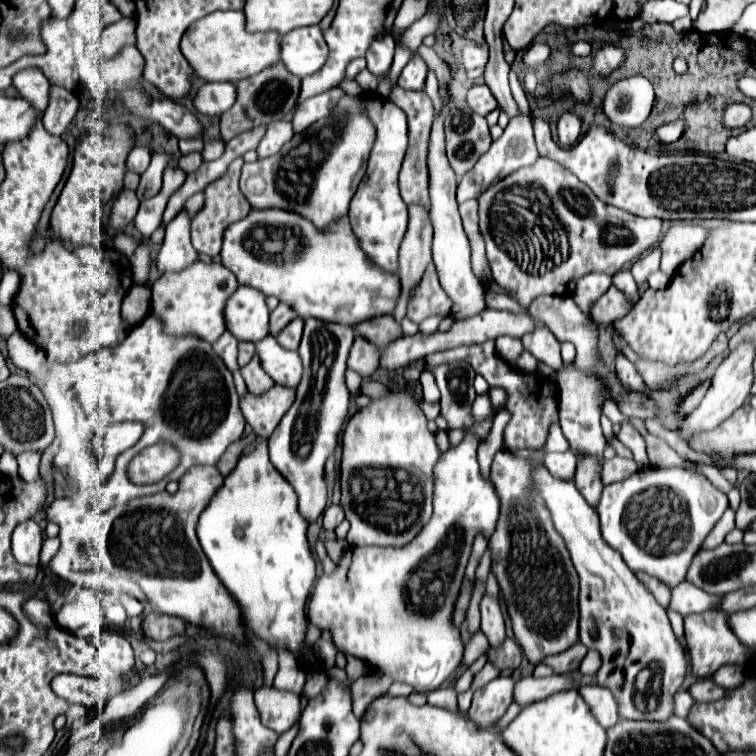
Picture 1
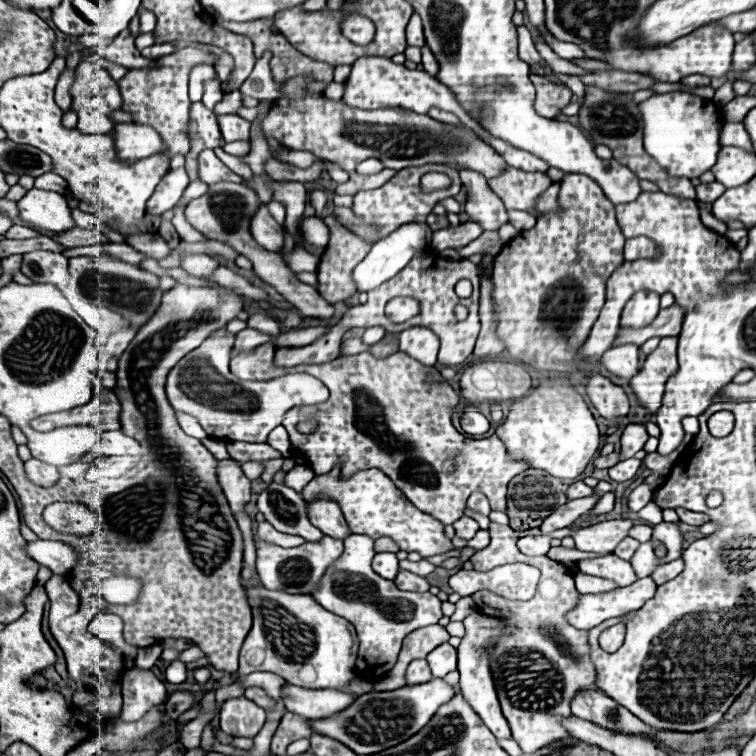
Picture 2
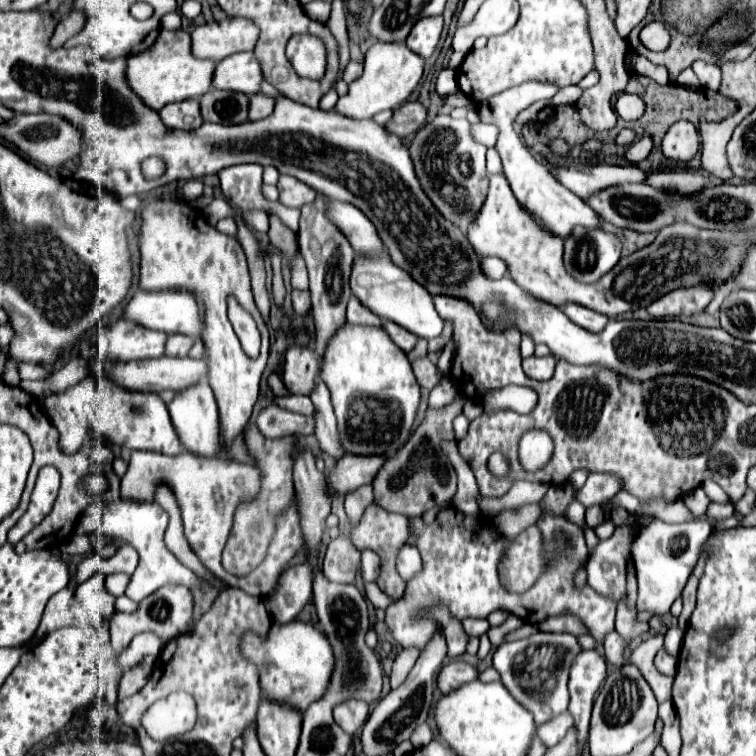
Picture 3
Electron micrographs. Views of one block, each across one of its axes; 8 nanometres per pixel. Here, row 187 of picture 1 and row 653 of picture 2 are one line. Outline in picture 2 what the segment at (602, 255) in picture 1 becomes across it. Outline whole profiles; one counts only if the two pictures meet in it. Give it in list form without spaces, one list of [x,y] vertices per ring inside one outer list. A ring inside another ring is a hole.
[[[490,522],[490,526],[488,526],[488,530],[490,530],[490,536],[492,536],[492,542],[490,542],[490,546],[486,546],[486,548],[484,548],[484,550],[478,550],[478,552],[476,552],[476,554],[474,554],[474,556],[472,556],[472,558],[470,558],[470,560],[472,560],[472,566],[474,566],[474,570],[480,570],[480,572],[484,572],[484,570],[492,570],[492,568],[496,568],[496,566],[504,566],[504,564],[508,564],[508,562],[514,562],[514,560],[532,560],[532,566],[536,566],[536,568],[540,568],[540,572],[542,572],[542,576],[540,576],[540,584],[538,584],[538,592],[536,592],[536,598],[532,598],[532,600],[528,600],[528,602],[510,602],[510,600],[504,600],[504,598],[500,598],[500,596],[496,596],[496,594],[492,594],[492,592],[488,592],[488,590],[482,590],[482,592],[476,592],[476,594],[474,594],[474,596],[472,596],[472,598],[474,598],[474,602],[476,602],[476,606],[478,606],[478,610],[480,610],[480,612],[482,612],[482,614],[486,614],[486,616],[492,616],[492,618],[498,618],[498,620],[502,620],[502,618],[504,618],[504,620],[508,620],[508,622],[514,622],[514,624],[516,624],[516,630],[514,630],[514,632],[512,632],[512,634],[510,634],[510,636],[504,636],[504,638],[500,638],[500,640],[498,640],[498,644],[496,644],[496,646],[494,646],[494,648],[492,648],[492,652],[490,652],[490,658],[492,658],[492,674],[494,674],[494,680],[496,680],[496,690],[498,690],[498,698],[500,698],[500,704],[502,704],[502,712],[504,712],[504,716],[506,716],[506,720],[508,720],[508,724],[510,724],[510,730],[512,730],[512,738],[514,738],[514,740],[516,740],[516,742],[518,742],[518,744],[520,744],[520,748],[522,748],[522,752],[536,752],[536,750],[540,750],[540,748],[542,748],[542,746],[546,746],[546,744],[550,744],[550,742],[556,742],[556,740],[562,740],[562,738],[568,738],[568,732],[566,732],[566,730],[564,730],[564,728],[562,728],[562,724],[560,724],[560,720],[562,720],[562,718],[566,718],[566,716],[570,716],[570,700],[572,700],[572,696],[574,696],[574,694],[576,694],[576,690],[582,690],[582,688],[592,688],[592,690],[598,690],[598,688],[596,688],[596,684],[594,684],[594,680],[596,680],[596,678],[594,678],[594,674],[596,674],[596,672],[594,672],[594,668],[592,668],[592,662],[590,662],[590,656],[588,656],[588,630],[576,630],[576,628],[572,628],[572,626],[570,626],[570,624],[568,624],[568,622],[566,622],[566,618],[564,618],[564,616],[566,616],[566,612],[568,612],[568,610],[570,610],[570,608],[572,608],[572,606],[576,606],[576,602],[578,602],[578,596],[580,596],[580,594],[578,594],[578,592],[574,592],[574,590],[576,590],[576,588],[574,588],[574,580],[572,580],[572,576],[570,576],[570,574],[568,574],[568,568],[564,568],[564,566],[562,566],[562,564],[560,564],[560,562],[554,562],[554,560],[550,560],[550,558],[546,558],[546,556],[538,556],[538,558],[528,558],[528,556],[524,556],[524,554],[522,554],[522,552],[520,552],[520,550],[518,550],[518,546],[516,546],[516,530],[512,530],[512,528],[510,528],[510,526],[502,526],[502,524],[496,524],[496,522]],[[540,668],[546,668],[546,670],[540,670]],[[546,700],[554,700],[554,702],[552,702],[552,704],[550,704],[550,708],[548,708],[548,704],[546,704]],[[518,706],[546,706],[546,708],[548,708],[548,710],[546,710],[546,712],[542,712],[542,710],[536,710],[536,708],[534,708],[534,710],[528,710],[528,708],[518,708]],[[552,706],[560,706],[560,714],[554,714],[554,712],[552,712],[552,710],[554,710],[554,708],[552,708]]]

